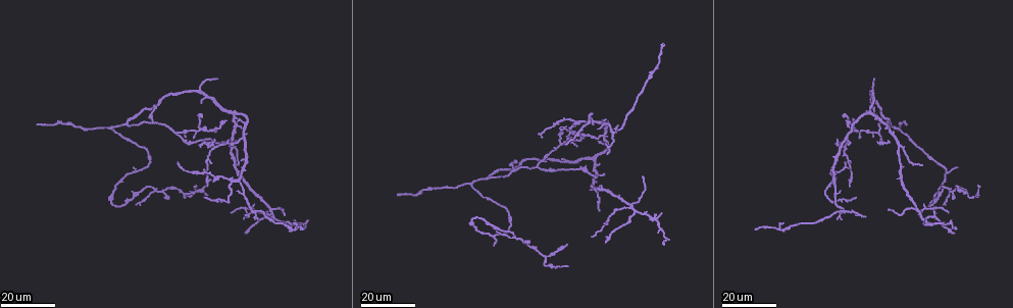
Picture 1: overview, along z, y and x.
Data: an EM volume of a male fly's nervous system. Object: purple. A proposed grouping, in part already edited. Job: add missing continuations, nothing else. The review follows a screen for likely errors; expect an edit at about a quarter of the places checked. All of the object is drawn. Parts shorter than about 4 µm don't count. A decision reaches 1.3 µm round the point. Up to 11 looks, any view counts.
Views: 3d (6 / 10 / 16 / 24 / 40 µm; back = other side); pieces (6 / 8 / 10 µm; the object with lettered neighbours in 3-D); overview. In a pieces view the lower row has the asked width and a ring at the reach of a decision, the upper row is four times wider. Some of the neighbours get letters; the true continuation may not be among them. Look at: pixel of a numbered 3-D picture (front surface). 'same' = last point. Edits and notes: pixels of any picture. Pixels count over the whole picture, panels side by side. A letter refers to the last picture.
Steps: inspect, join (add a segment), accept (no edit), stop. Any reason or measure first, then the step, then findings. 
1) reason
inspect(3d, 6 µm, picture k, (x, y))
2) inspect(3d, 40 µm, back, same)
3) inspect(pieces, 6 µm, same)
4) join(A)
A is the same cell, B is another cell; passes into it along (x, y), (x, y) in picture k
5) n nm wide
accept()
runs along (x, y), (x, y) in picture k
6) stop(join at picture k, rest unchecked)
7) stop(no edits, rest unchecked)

long arm stops here
inspect(3d, 16 µm, picture 1, (400, 195))

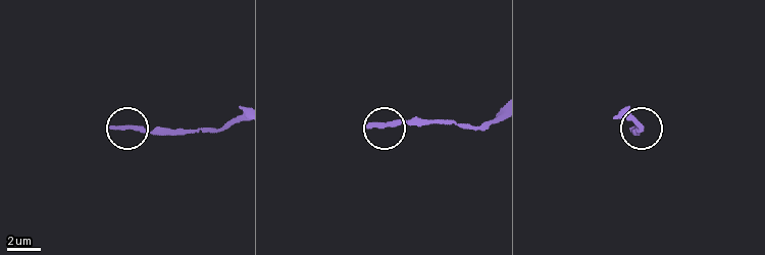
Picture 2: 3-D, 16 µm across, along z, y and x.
see the neighbours
inspect(pieces, 6 µm, picture 2, (370, 124))

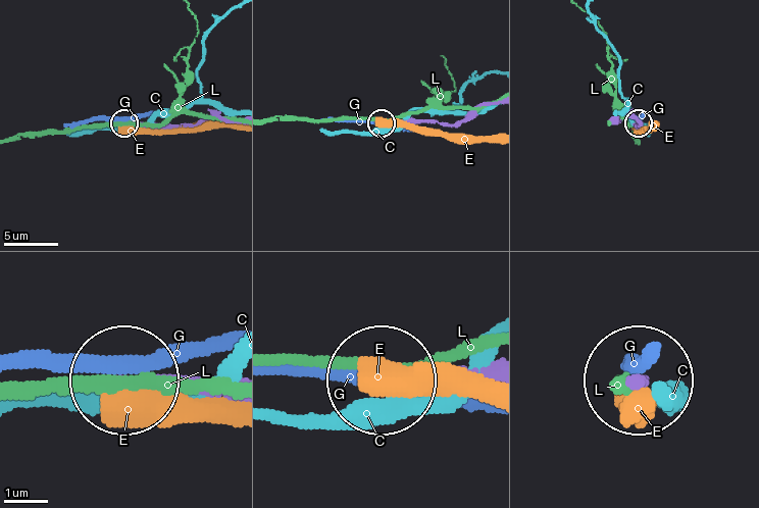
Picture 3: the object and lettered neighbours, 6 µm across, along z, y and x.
240 nm wide
accept()
C, E, G and L are other cells; none of them fits

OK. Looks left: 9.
branch stops here
inspect(3d, 16 µm, picture 1, (958, 167))

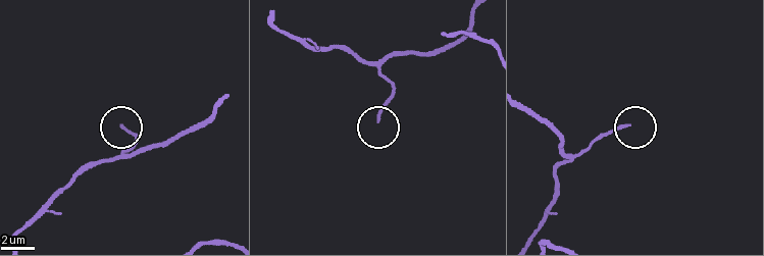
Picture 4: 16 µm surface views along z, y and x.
zoom in
inspect(3d, 6 µm, picture 4, (121, 125))

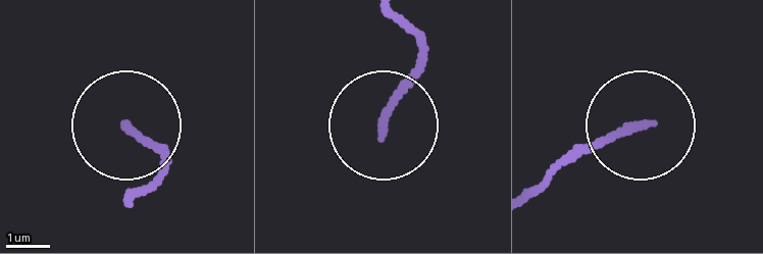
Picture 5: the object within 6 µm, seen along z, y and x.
see the neighbours
inspect(pieces, 6 µm, picture 5, (650, 125))

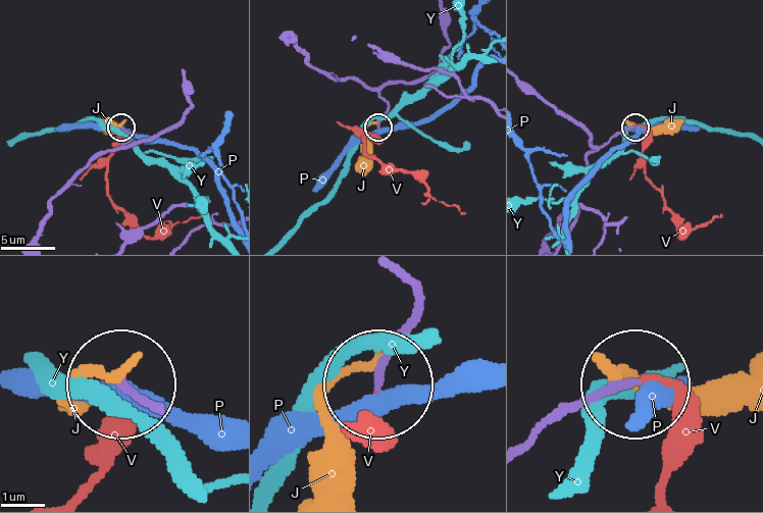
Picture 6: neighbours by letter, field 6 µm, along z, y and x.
join(V)
V is the same cell, J, P and Y are other cells; passes into it along (382, 100), (366, 153), (443, 203) in picture 6; the neuron continues

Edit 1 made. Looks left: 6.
see it whole again
inspect(overview)

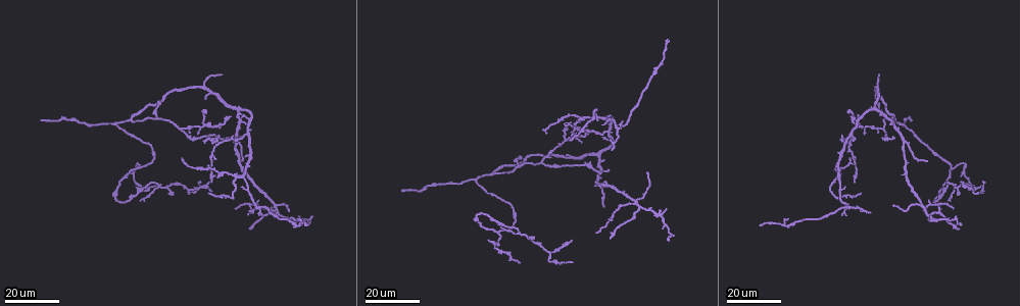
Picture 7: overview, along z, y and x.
thin end
inspect(3d, 24 µm, picture 7, (878, 73))

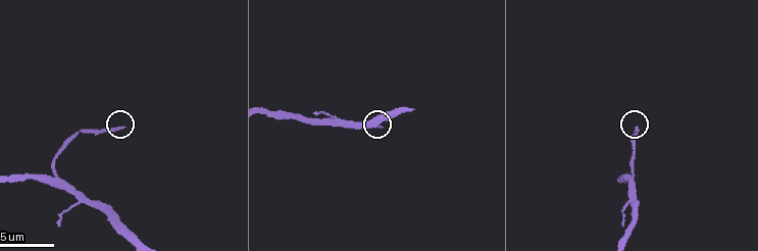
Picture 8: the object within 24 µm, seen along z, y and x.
inspect(pieces, 6 µm, picture 8, (122, 128))

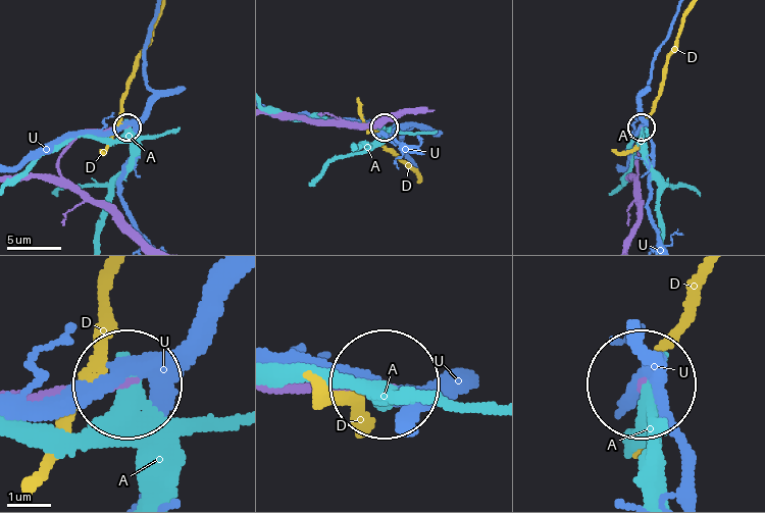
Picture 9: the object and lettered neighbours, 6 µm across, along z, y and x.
130 nm wide
accept()
A, D and U are other cells; runs along (15, 178), (56, 175), (60, 154), (84, 131), (126, 126) in picture 9; none of them fits

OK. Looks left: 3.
thin end
inspect(3d, 24 µm, picture 7, (893, 135))

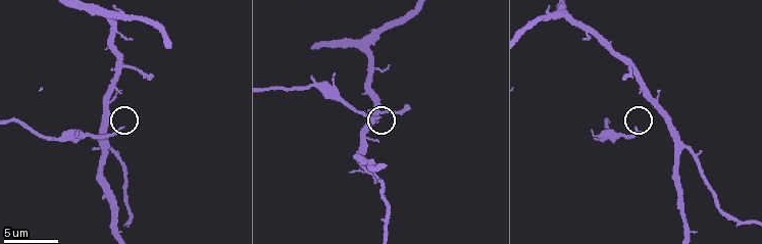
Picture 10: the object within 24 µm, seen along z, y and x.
inspect(pieces, 8 µm, picture 10, (122, 127))

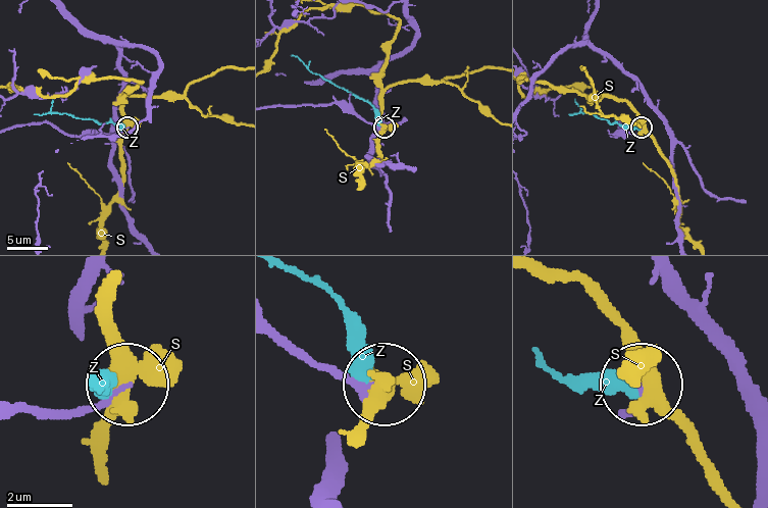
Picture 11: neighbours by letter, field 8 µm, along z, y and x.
accept()
S and Z are other cells; no lettered segment goes on from it

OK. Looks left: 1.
stop(join at picture 6, rest unchecked)

